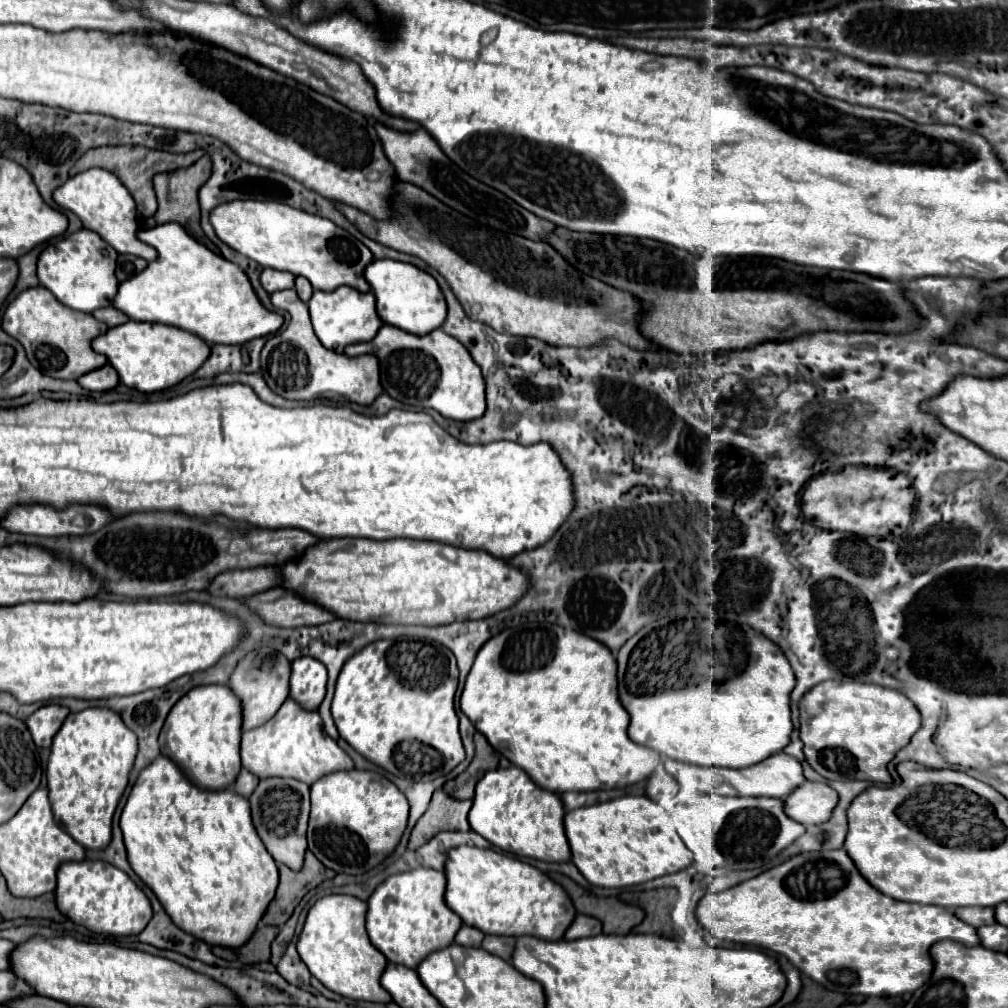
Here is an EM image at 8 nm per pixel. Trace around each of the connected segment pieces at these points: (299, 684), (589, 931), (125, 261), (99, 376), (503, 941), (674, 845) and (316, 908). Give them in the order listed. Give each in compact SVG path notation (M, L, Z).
M315 658L293 660L291 698L305 710L317 710L325 698L327 670Z
M579 914L577 920L575 920L575 922L569 926L569 930L565 932L565 940L583 938L583 936L595 936L595 934L601 934L601 922L599 922L597 918Z
M121 254L119 260L117 260L117 278L121 282L129 280L131 276L139 274L145 266L147 266L147 262L143 258L137 258L137 256L131 256L131 254Z
M105 364L103 368L99 368L95 372L89 372L87 376L81 376L79 384L87 390L105 392L105 390L113 390L119 384L119 374L111 364Z
M485 936L483 948L495 956L501 956L503 960L511 962L513 950L515 950L515 938L509 936Z
M621 796L603 804L571 810L565 814L565 834L573 852L573 864L593 886L603 886L603 888L635 886L665 874L679 872L693 862L689 848L683 844L683 840L671 826L669 814L647 796Z
M331 894L317 900L305 920L297 942L297 952L307 964L309 972L331 992L345 998L389 1004L391 996L381 986L381 974L387 968L387 958L371 944L365 932L367 904L355 896Z

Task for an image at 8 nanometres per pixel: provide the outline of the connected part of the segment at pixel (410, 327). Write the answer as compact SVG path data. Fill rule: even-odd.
M373 260L367 266L365 276L377 298L377 314L385 324L397 326L411 334L425 336L425 334L437 330L445 322L447 302L445 302L445 296L439 288L437 280L431 274L427 274L407 262Z

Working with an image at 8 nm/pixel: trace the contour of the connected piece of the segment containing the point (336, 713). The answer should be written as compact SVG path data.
M401 636L371 642L347 660L337 678L331 714L339 736L397 778L429 782L447 776L465 760L453 708L457 678L453 652L435 640Z

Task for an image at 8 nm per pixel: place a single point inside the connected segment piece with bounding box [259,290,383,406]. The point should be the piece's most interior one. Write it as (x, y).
(295, 365)

